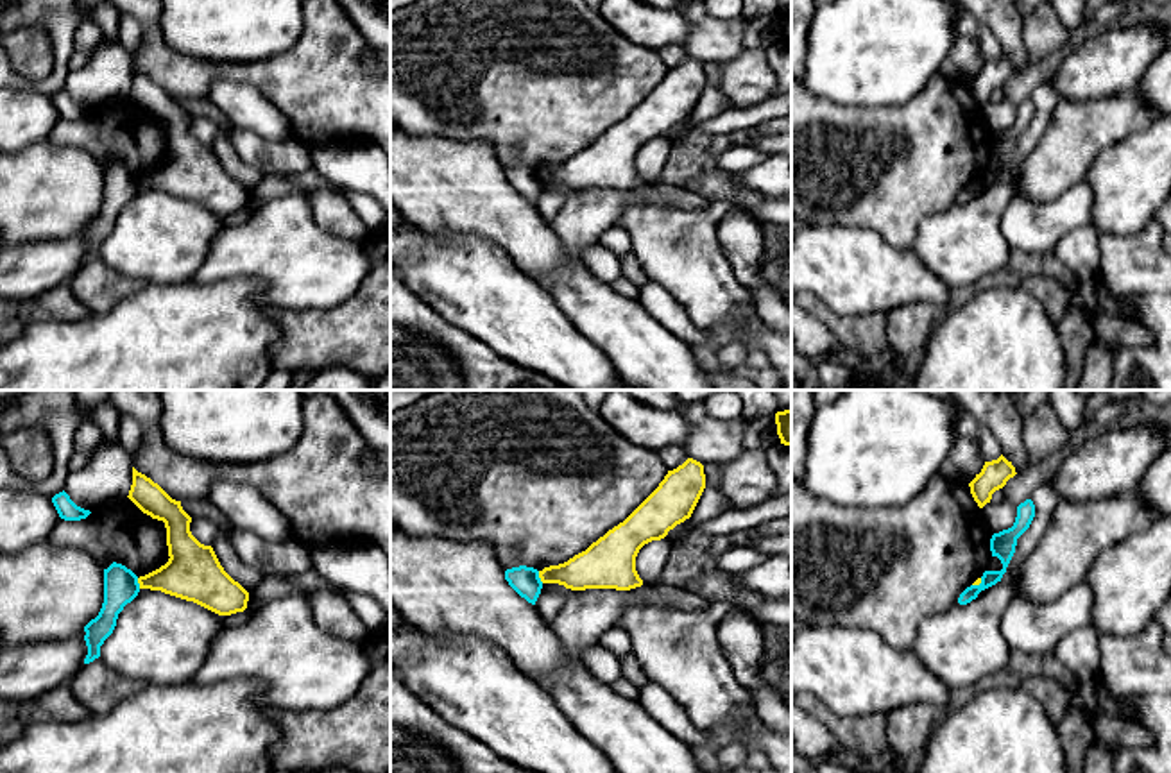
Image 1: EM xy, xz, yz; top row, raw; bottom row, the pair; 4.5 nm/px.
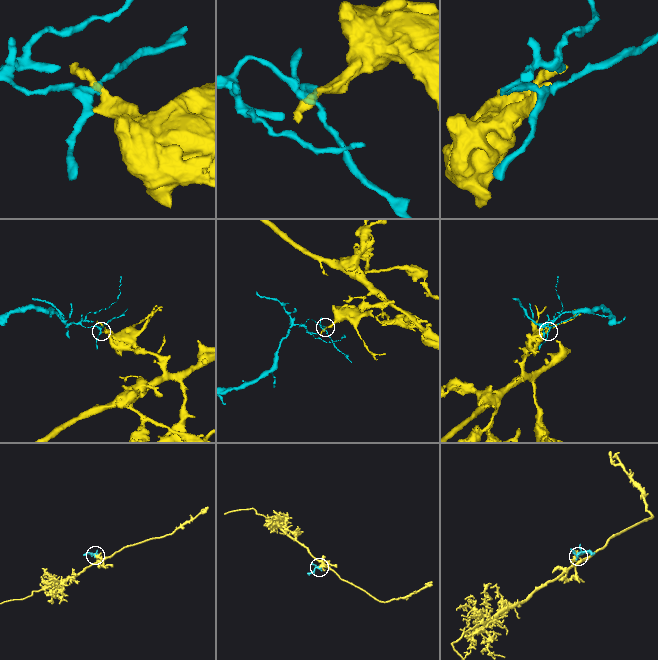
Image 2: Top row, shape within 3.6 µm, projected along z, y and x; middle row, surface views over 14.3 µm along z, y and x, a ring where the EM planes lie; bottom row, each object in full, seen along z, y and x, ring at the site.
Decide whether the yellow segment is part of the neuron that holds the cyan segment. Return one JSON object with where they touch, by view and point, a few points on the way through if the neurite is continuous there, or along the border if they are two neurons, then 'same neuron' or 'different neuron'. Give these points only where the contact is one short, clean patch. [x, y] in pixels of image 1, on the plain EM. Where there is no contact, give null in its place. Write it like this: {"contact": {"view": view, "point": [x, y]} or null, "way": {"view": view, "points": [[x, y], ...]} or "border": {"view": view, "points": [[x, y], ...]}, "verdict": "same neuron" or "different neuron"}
{"contact": {"view": "xz", "point": [538, 176]}, "border": {"view": "xz", "points": [[538, 170], [543, 181]]}, "verdict": "different neuron"}

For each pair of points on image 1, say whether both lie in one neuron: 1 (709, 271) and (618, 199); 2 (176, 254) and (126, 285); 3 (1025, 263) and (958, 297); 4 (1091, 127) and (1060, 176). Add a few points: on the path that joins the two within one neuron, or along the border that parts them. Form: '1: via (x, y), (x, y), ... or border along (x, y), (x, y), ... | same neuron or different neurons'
1: border along (670, 206), (634, 201), (615, 224) | different neurons
2: border along (99, 256), (115, 271), (142, 283) | different neurons
3: via (1008, 276), (991, 280), (974, 288) | same neuron
4: via (1078, 140), (1060, 158), (1060, 163) | same neuron

